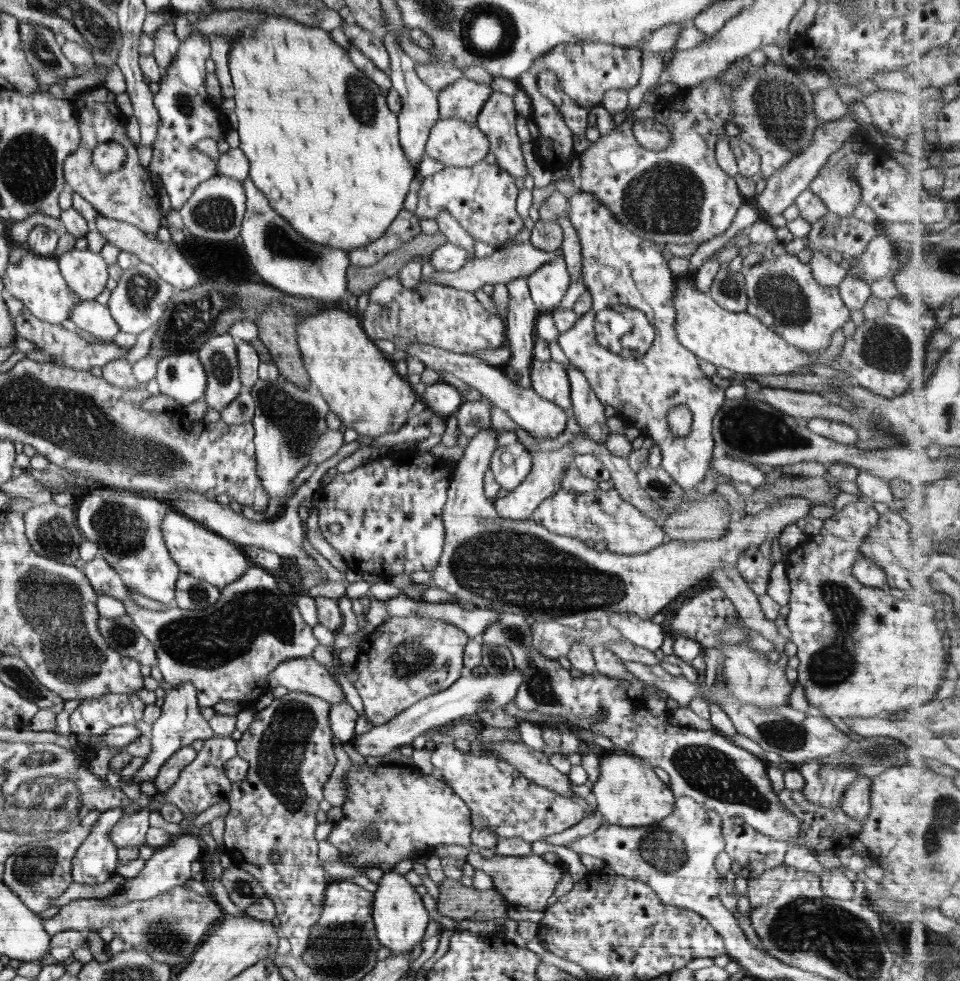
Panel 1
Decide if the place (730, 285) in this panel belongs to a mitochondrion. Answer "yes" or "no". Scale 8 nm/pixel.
yes

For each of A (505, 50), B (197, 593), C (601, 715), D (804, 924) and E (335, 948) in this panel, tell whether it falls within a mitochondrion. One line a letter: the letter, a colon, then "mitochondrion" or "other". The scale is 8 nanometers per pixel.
A: mitochondrion
B: mitochondrion
C: mitochondrion
D: mitochondrion
E: mitochondrion

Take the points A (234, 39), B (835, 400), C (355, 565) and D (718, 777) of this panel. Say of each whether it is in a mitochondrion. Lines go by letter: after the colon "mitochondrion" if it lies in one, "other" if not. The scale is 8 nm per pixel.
A: other
B: other
C: other
D: mitochondrion

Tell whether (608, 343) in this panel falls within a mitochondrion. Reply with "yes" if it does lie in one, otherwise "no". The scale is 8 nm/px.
yes

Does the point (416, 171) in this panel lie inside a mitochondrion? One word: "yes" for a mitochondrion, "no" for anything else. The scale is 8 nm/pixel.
no

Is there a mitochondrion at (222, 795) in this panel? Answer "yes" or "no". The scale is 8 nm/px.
no

